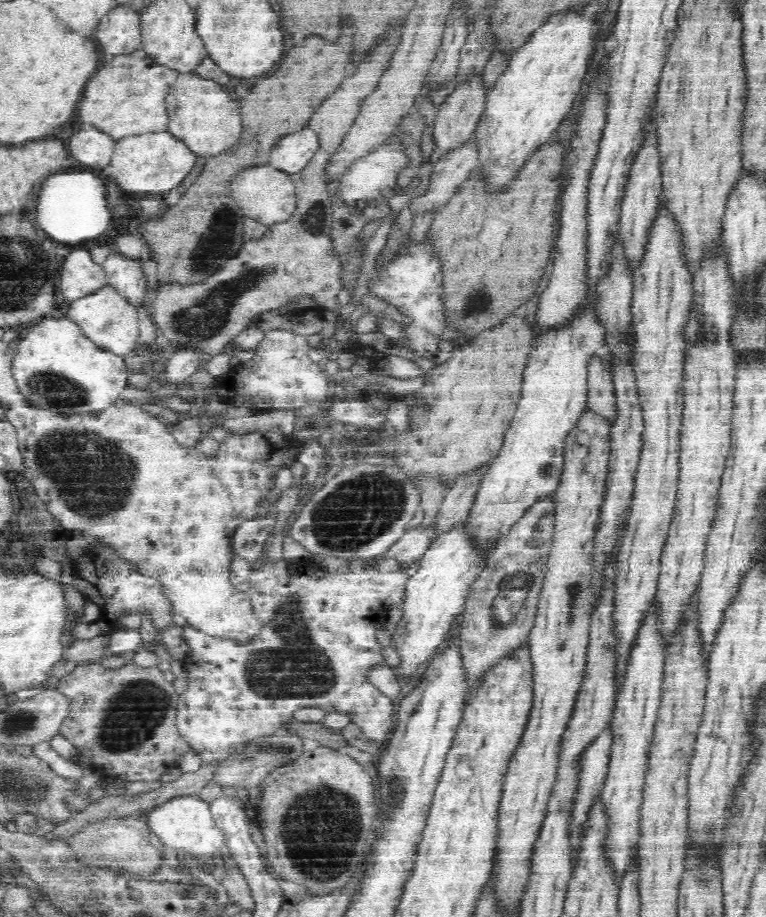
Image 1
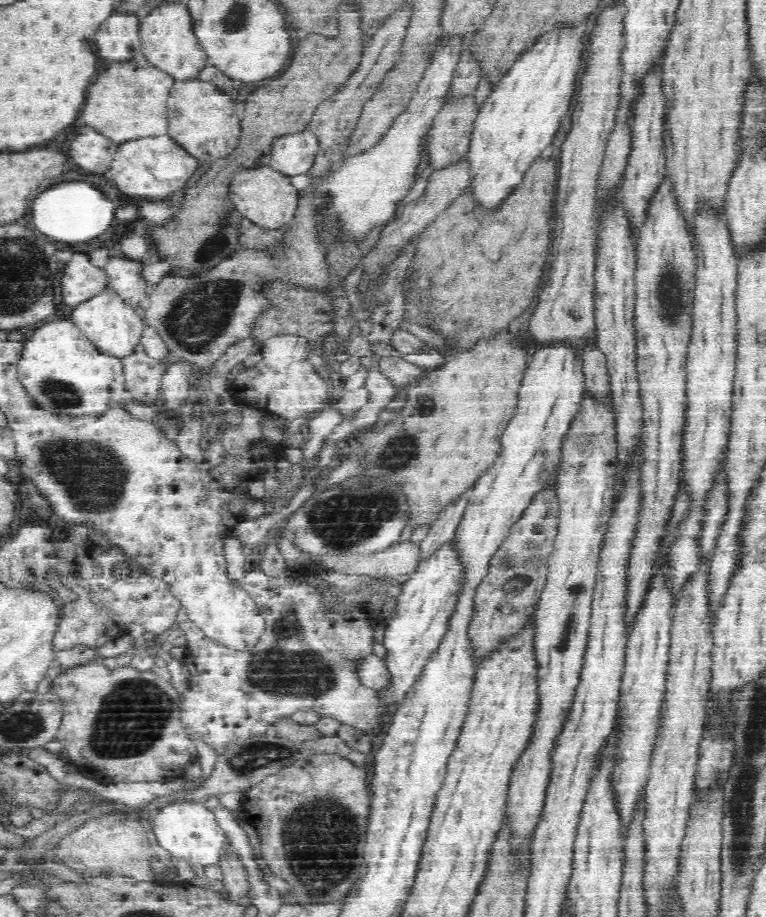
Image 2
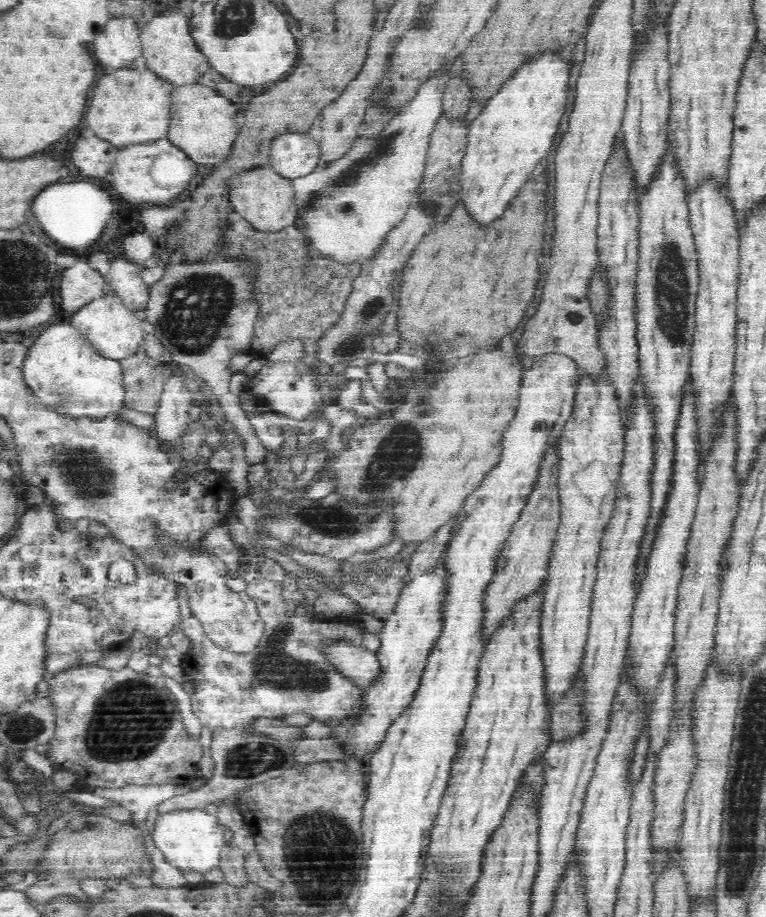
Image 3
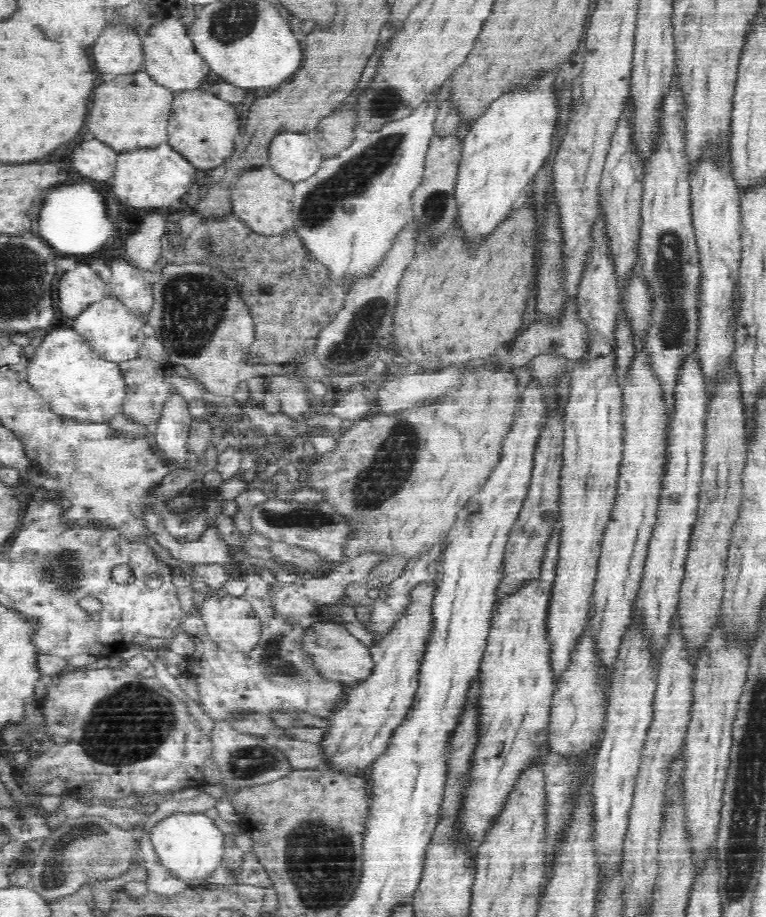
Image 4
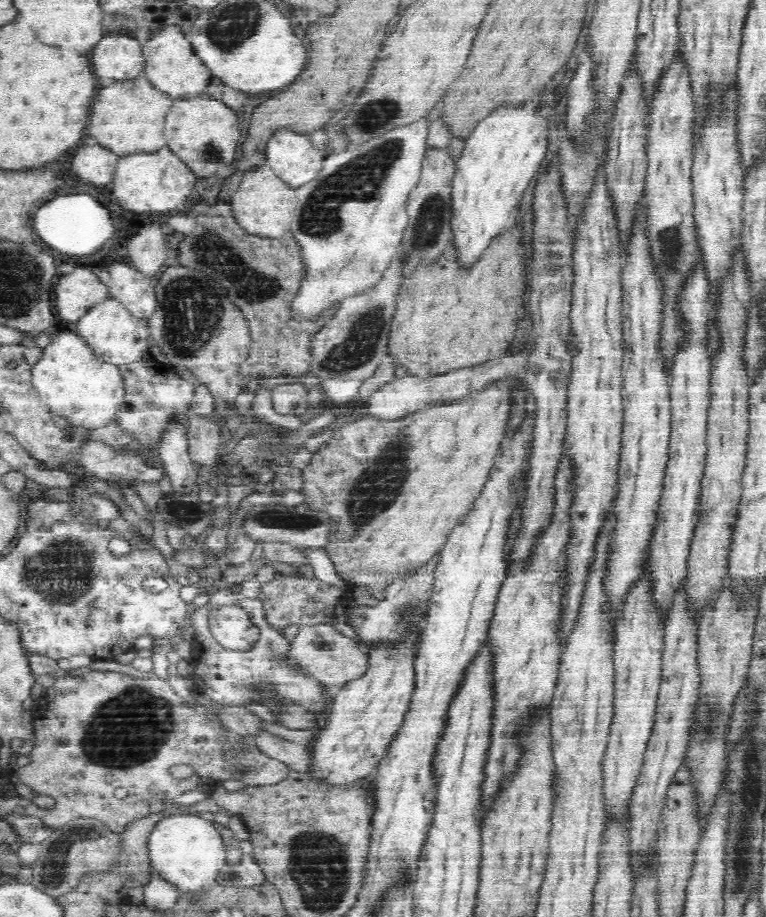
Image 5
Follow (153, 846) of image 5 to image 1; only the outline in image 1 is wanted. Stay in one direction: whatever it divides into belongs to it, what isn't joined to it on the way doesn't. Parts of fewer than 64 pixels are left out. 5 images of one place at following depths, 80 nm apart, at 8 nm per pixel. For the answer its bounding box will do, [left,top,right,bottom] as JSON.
[144,794,225,862]

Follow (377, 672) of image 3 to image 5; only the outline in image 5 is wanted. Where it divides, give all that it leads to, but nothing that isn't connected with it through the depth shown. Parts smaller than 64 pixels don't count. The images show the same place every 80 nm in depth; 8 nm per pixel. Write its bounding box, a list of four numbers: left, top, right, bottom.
[291,622,369,687]

